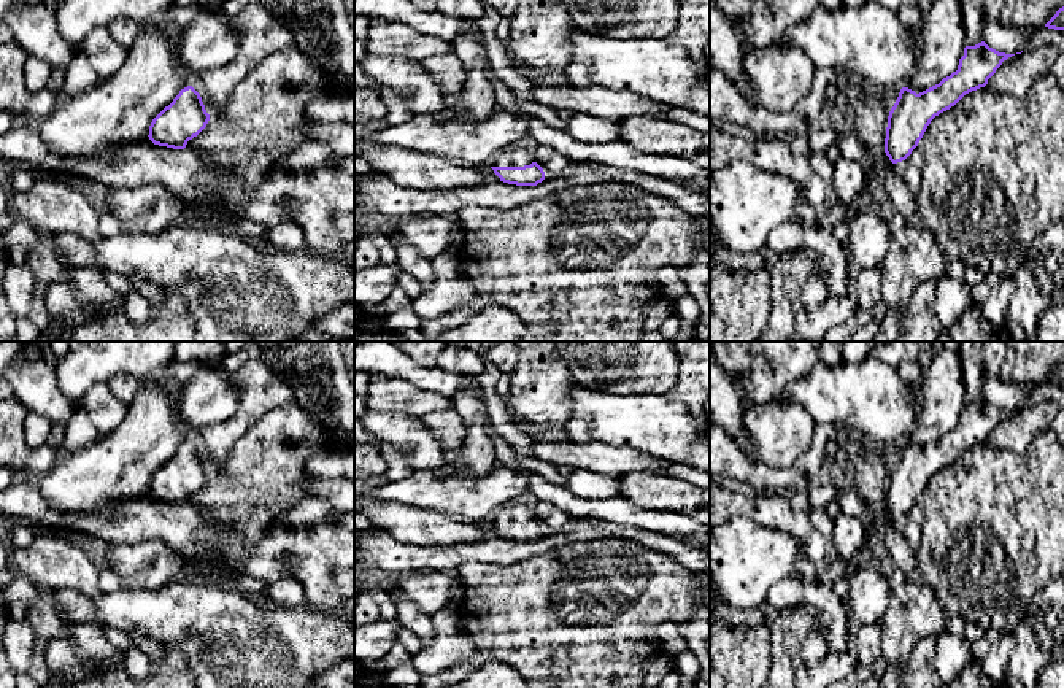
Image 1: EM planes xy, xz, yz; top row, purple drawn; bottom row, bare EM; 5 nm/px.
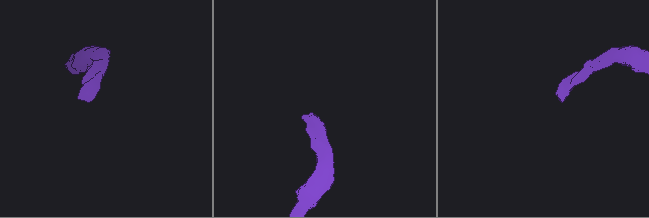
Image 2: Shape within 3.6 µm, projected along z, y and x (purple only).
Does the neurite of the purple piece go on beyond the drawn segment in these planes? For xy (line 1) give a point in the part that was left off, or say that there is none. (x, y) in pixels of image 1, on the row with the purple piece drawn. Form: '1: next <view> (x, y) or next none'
1: next none

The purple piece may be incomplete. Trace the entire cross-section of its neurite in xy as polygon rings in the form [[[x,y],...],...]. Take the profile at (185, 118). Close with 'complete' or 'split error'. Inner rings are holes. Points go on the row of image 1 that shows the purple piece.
[[[187,86],[165,106],[149,126],[149,140],[154,145],[184,149],[187,141],[197,137],[208,124],[200,94]]]; complete

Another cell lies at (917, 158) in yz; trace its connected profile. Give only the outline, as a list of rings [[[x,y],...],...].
[[[916,146],[905,160],[894,164],[896,172],[907,183],[915,197],[918,195],[921,186],[923,165],[924,153],[919,146]]]

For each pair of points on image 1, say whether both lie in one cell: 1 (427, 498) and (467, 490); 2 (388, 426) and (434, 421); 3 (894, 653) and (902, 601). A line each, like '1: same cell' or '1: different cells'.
1: same cell
2: different cells
3: same cell

